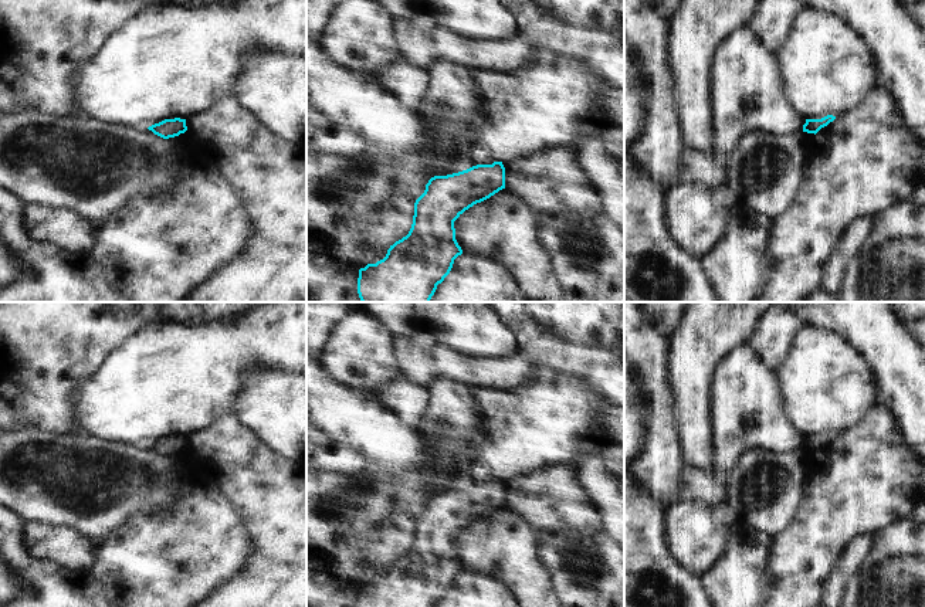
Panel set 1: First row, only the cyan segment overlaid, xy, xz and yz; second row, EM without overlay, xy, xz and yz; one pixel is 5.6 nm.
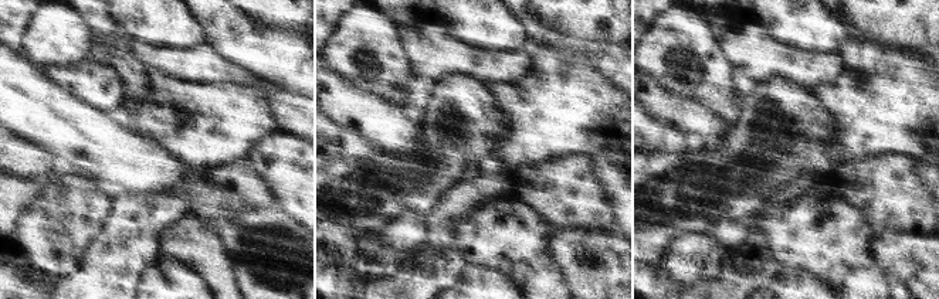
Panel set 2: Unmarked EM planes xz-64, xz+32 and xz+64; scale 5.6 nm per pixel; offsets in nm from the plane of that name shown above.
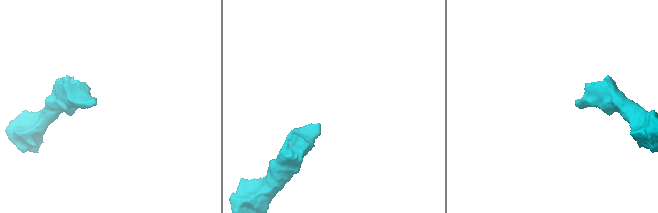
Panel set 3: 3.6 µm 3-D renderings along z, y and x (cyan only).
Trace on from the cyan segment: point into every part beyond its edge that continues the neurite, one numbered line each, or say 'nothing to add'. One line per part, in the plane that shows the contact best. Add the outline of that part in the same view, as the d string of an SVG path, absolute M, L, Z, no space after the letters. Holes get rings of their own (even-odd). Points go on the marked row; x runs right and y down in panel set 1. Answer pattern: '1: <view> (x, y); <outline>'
nothing to add

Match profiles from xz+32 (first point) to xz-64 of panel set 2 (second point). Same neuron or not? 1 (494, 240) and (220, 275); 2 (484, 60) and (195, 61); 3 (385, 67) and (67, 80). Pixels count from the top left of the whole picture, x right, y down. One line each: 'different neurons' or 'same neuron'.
1: same neuron
2: same neuron
3: different neurons

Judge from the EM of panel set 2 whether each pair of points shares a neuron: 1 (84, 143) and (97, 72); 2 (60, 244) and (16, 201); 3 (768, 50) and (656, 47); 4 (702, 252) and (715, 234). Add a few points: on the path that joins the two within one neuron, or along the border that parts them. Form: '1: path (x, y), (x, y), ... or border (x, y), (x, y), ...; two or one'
1: border (61, 87), (97, 105), (107, 114); two
2: border (46, 184), (41, 194), (21, 216), (14, 237); two
3: border (707, 19), (722, 53), (734, 67); two
4: border (701, 233), (725, 248); two

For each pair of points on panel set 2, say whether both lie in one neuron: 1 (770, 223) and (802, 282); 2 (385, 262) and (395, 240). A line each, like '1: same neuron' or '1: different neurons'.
1: different neurons
2: different neurons

